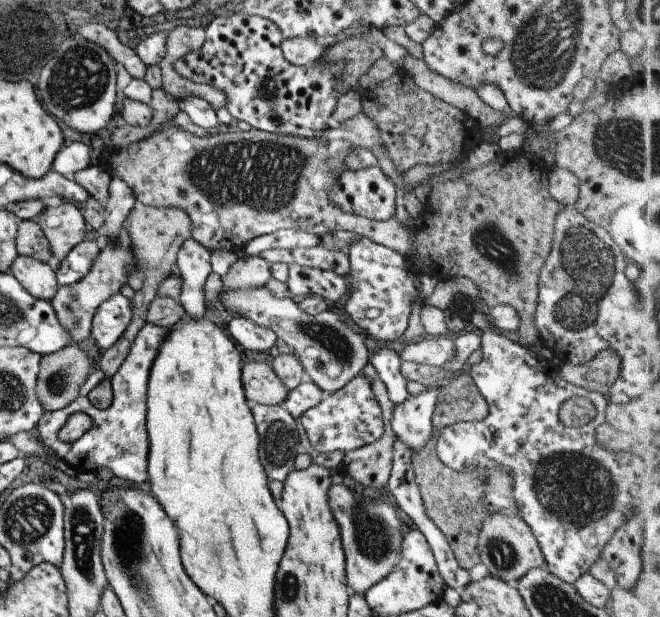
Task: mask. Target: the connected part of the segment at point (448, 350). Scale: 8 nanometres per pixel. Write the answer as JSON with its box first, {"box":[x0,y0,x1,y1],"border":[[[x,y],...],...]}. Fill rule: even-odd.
{"box":[400,336,455,367],"border":[[[426,336],[414,340],[402,351],[400,358],[425,365],[444,367],[455,357],[455,342],[444,336]]]}

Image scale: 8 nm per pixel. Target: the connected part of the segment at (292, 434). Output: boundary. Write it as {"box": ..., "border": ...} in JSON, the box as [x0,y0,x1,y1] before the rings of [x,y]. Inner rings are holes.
{"box":[252,404,301,483],"border":[[[282,404],[254,406],[252,414],[260,434],[260,462],[264,462],[264,470],[270,480],[283,483],[288,473],[296,468],[295,460],[301,452],[300,424]]]}

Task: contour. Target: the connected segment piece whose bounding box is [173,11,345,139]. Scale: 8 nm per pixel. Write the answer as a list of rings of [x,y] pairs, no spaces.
[[[236,12],[216,17],[205,29],[206,40],[200,50],[191,52],[175,62],[175,71],[180,76],[201,85],[212,85],[227,96],[226,108],[236,120],[248,122],[254,129],[277,135],[289,135],[303,139],[314,139],[330,125],[330,118],[342,95],[334,88],[345,70],[344,63],[325,63],[322,59],[311,65],[298,66],[288,62],[283,55],[281,44],[283,34],[270,20],[257,15]]]

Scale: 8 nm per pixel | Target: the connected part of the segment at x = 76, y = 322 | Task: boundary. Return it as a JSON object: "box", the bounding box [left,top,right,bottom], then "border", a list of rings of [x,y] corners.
{"box":[51,239,139,344],"border":[[[120,239],[101,241],[101,249],[93,262],[93,267],[82,280],[72,285],[62,285],[51,300],[59,321],[69,330],[71,342],[80,344],[91,334],[91,326],[96,309],[111,296],[120,293],[120,288],[128,282],[129,274],[139,270],[133,246],[123,245]]]}

